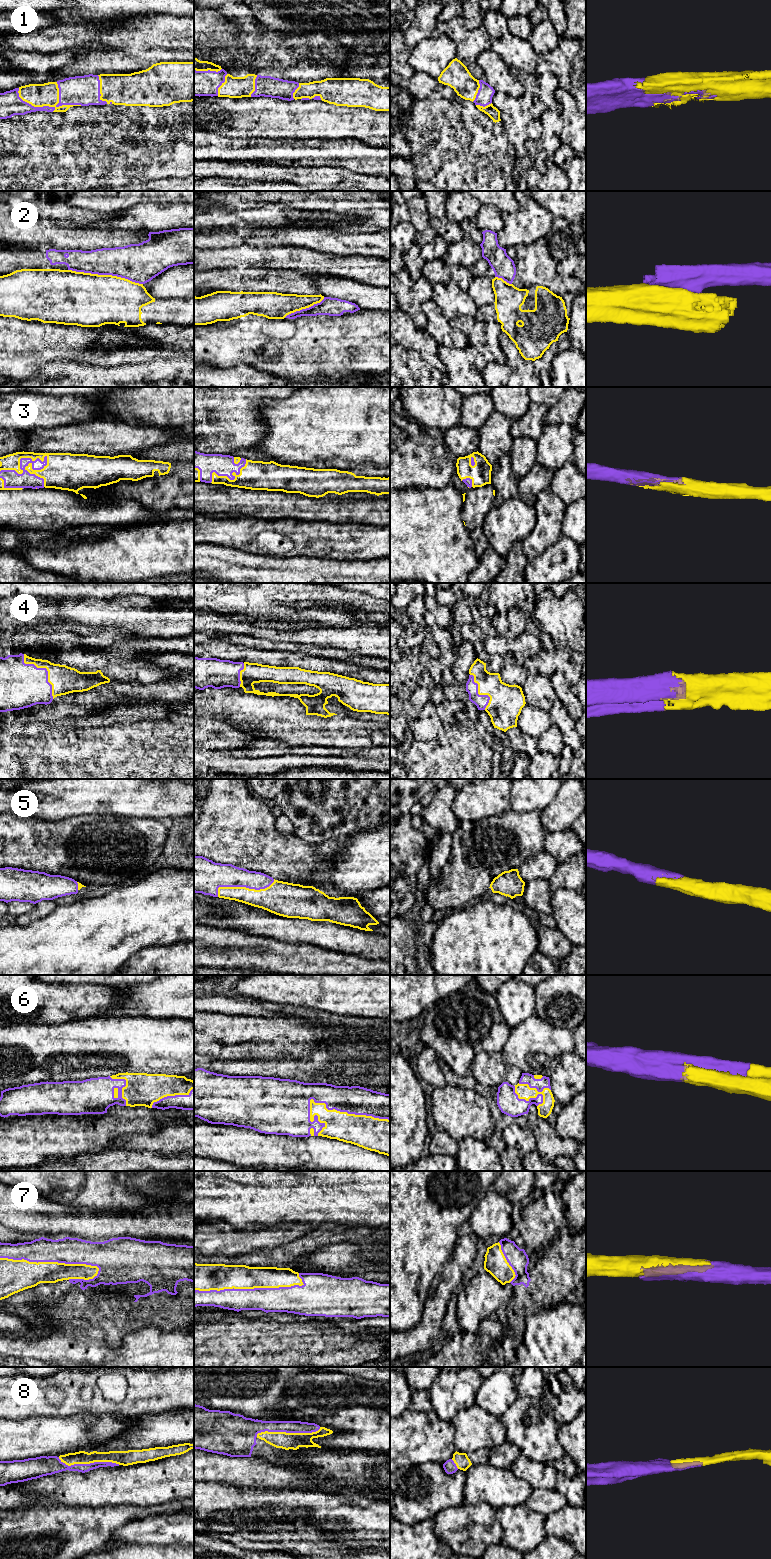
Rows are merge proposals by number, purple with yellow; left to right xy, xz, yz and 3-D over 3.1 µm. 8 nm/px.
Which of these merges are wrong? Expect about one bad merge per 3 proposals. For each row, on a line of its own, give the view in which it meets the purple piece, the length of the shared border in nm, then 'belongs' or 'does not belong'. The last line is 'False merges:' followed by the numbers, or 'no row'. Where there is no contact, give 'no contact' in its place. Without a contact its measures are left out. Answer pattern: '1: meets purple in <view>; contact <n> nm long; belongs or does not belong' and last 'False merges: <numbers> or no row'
1: meets purple in xy; contact 550 nm long; belongs
2: meets purple in xy; contact 600 nm long; does not belong
3: meets purple in xy; contact 400 nm long; belongs
4: meets purple in xy; contact 440 nm long; belongs
5: meets purple in xz; contact 480 nm long; belongs
6: meets purple in xz; contact 650 nm long; belongs
7: meets purple in xy; contact 800 nm long; belongs
8: meets purple in xz; contact 550 nm long; belongs
False merges: 2

